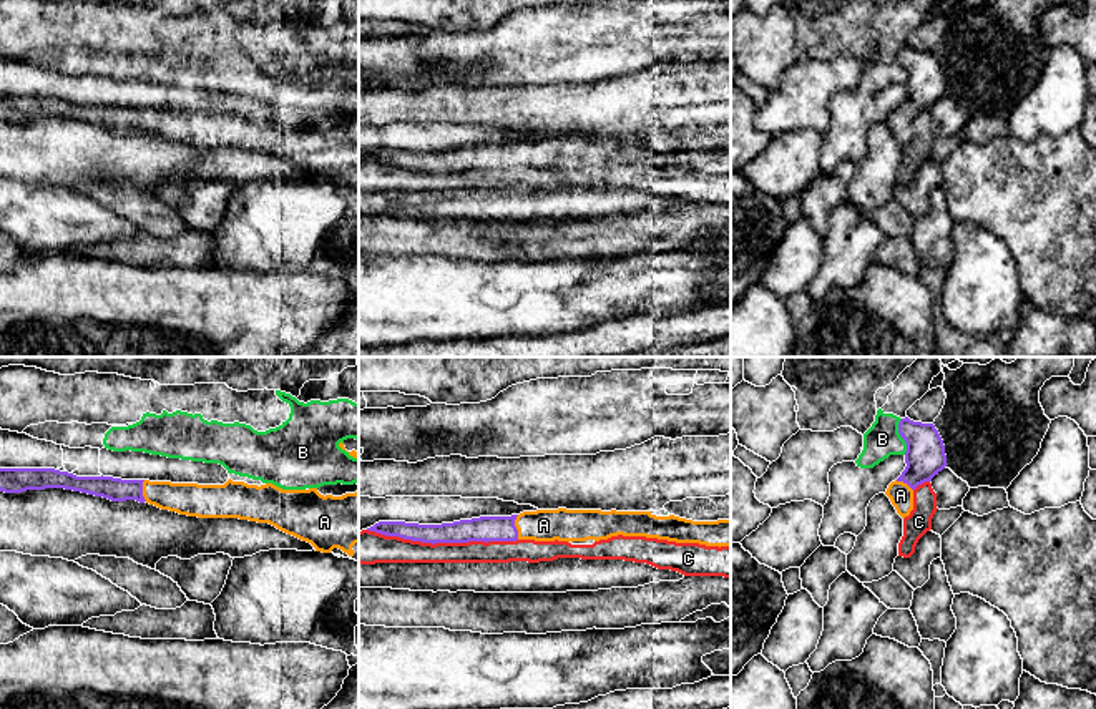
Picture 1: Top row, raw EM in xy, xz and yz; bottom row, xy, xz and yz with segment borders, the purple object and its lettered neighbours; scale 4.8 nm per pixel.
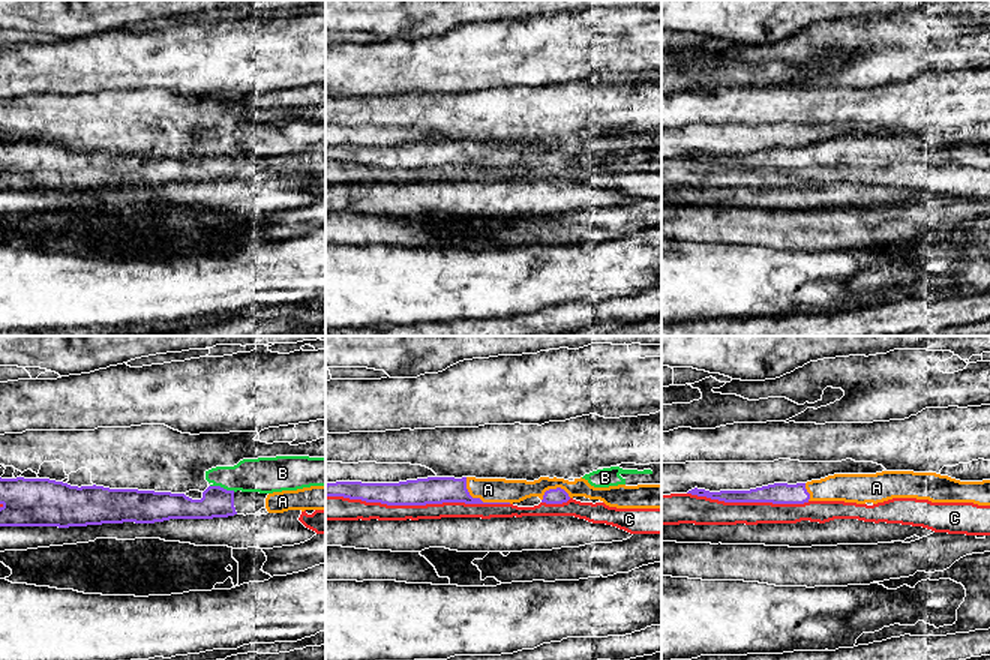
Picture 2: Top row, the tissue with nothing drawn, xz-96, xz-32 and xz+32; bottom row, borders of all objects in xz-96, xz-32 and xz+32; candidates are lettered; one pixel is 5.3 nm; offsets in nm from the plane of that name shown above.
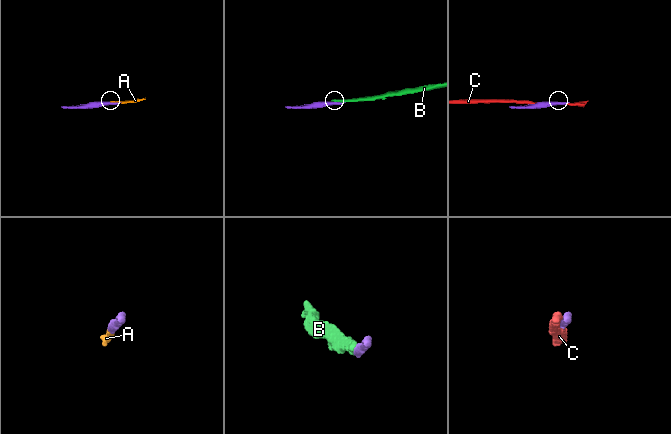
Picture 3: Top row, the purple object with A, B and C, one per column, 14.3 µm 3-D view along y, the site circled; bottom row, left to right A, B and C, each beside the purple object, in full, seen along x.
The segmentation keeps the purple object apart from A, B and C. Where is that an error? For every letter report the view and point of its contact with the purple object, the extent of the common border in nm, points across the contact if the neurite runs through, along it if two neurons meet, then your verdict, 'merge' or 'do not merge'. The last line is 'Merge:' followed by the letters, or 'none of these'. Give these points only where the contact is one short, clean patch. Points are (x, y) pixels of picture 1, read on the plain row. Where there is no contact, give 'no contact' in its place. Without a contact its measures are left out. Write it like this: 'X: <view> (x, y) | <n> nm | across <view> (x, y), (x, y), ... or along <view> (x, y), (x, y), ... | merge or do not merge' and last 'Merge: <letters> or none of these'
A: xz (515, 155) | 120 nm | merge
B: yz (900, 63) | 180 nm | do not merge
C: xz (442, 170) | 750 nm | do not merge
Merge: A

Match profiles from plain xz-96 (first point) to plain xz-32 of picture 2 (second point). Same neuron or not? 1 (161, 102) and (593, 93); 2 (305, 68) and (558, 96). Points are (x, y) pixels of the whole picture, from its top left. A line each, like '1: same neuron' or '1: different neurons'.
1: same neuron
2: different neurons

